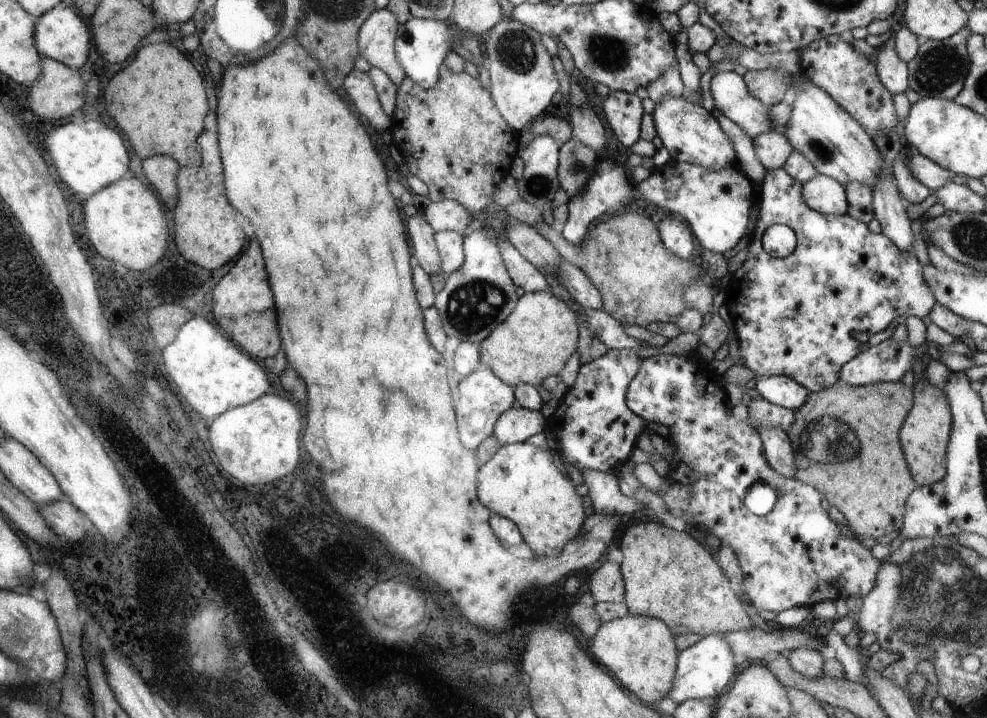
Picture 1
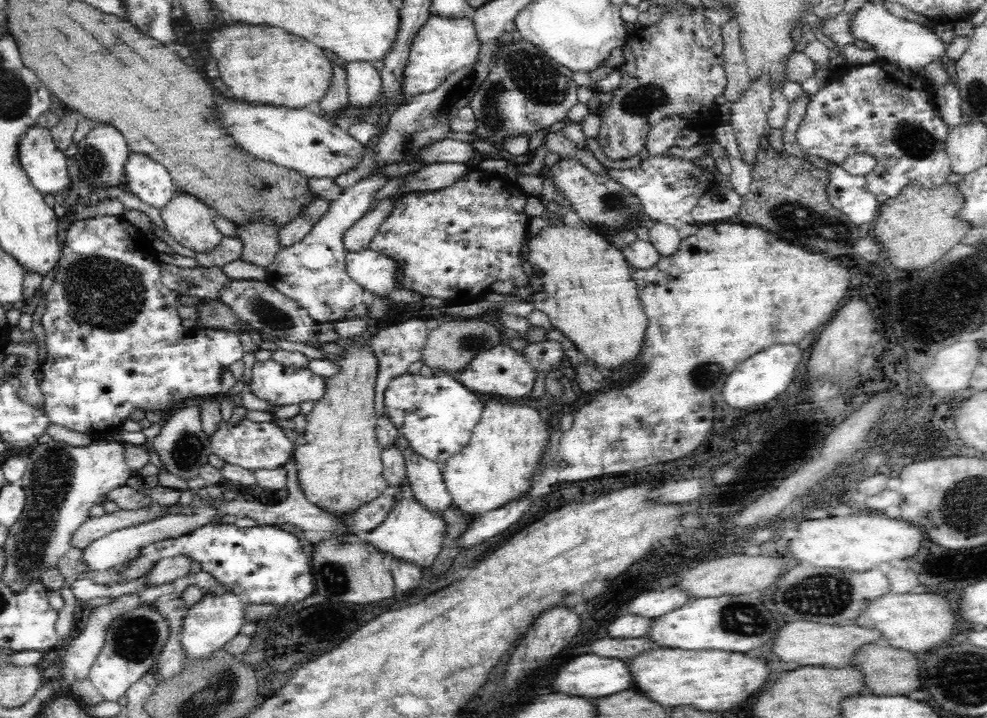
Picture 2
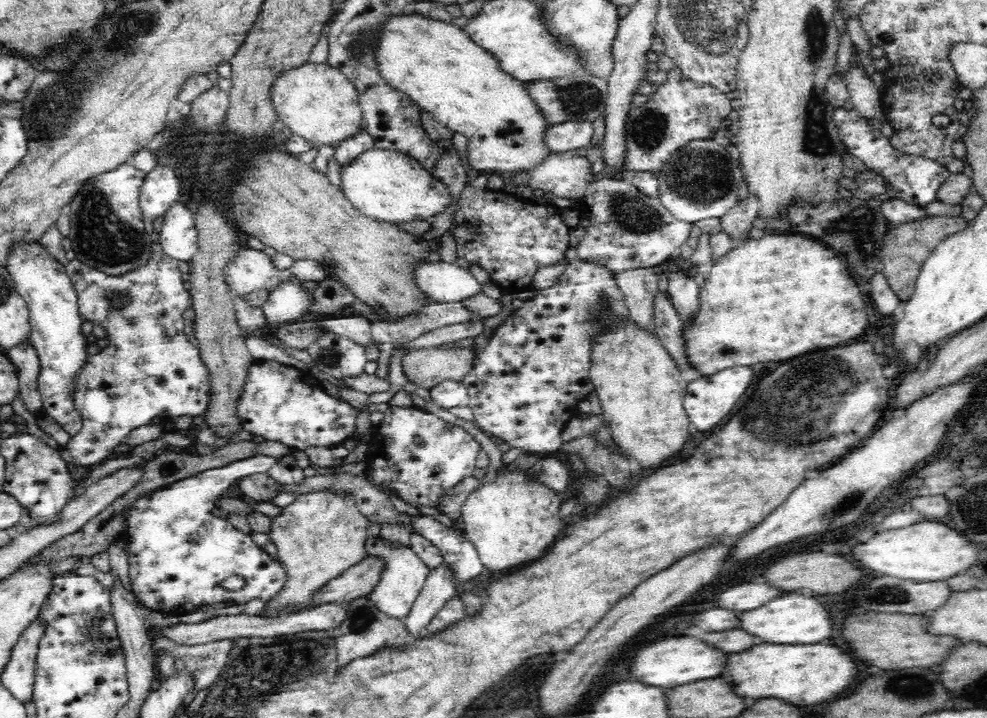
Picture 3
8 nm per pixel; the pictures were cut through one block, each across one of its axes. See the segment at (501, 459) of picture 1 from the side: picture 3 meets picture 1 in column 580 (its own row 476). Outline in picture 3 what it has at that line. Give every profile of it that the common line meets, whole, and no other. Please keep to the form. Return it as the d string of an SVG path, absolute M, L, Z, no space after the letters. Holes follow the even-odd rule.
M510 472L498 476L492 484L480 486L466 497L461 509L464 536L476 547L479 560L489 574L510 572L518 564L538 560L562 530L558 520L561 498L544 484L526 476L524 472Z

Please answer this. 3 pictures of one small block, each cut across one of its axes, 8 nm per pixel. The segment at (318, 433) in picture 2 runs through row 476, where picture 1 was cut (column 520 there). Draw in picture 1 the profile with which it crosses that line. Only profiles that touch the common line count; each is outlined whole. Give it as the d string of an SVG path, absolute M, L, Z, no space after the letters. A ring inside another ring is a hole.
M550 291L525 292L516 303L514 310L481 342L481 366L489 368L500 380L517 387L524 383L538 386L552 375L560 374L568 358L577 352L579 324L575 311Z

